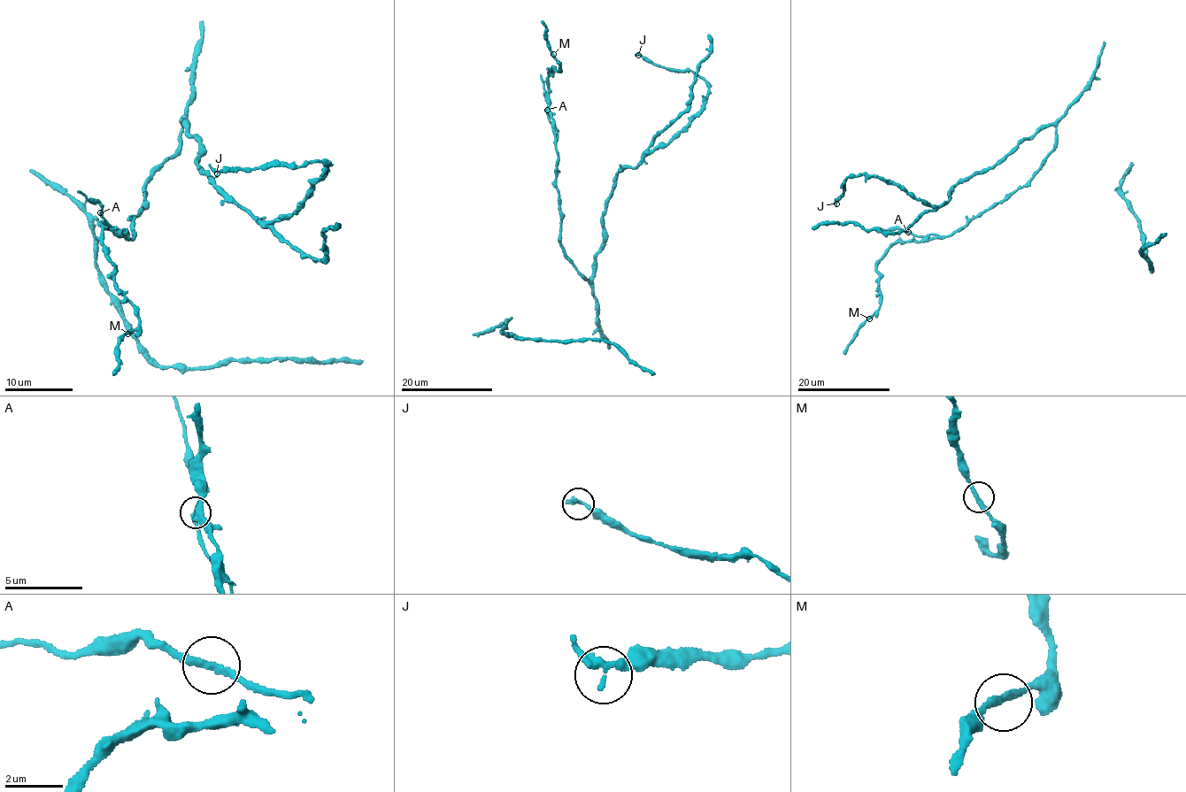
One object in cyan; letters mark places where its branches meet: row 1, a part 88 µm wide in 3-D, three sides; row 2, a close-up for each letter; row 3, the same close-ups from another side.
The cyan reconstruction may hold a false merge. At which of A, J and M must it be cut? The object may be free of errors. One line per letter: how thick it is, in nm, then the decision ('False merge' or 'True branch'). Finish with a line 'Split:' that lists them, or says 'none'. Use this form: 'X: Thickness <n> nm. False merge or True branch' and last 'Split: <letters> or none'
A: Thickness 240 nm. True branch
J: Thickness 240 nm. True branch
M: Thickness 260 nm. True branch
Split: none

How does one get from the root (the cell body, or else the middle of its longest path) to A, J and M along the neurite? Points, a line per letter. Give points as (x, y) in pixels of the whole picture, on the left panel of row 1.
A: (181, 141), (181, 149), (146, 183), (142, 206), (131, 222), (133, 238), (123, 235), (100, 212)
J: (181, 141), (184, 120), (201, 147), (196, 162), (263, 222), (289, 218), (328, 165), (225, 167), (217, 173)
M: (181, 141), (146, 183), (133, 238), (103, 223), (115, 286), (138, 319), (127, 334)

